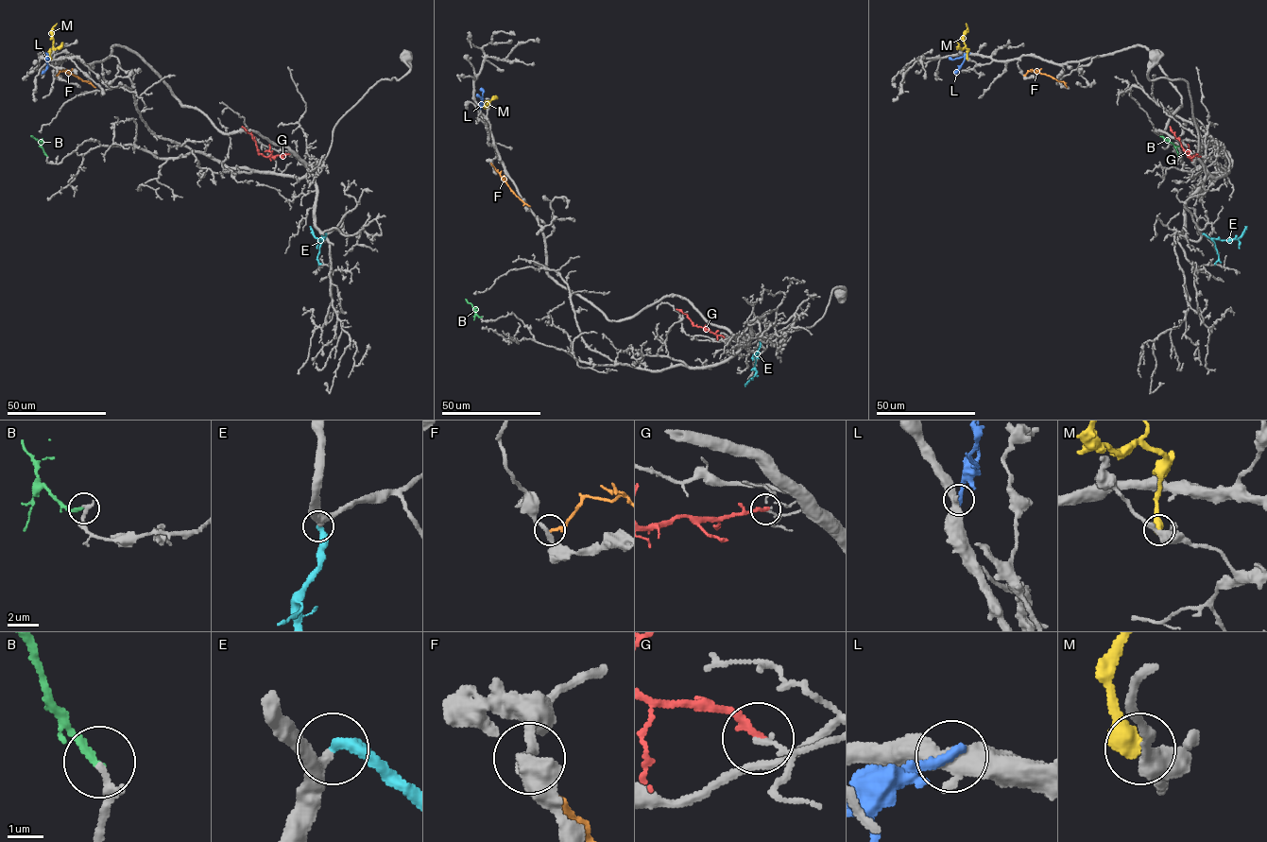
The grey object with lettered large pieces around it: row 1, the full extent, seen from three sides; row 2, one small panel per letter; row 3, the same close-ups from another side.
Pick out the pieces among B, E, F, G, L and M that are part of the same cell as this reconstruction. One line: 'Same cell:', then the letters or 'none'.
Same cell: B

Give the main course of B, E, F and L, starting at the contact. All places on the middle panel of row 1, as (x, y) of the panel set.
B: (482, 317), (466, 299)
E: (760, 342), (756, 372), (744, 386)
F: (491, 163), (511, 190), (530, 206)
L: (479, 108), (482, 99), (477, 94)

